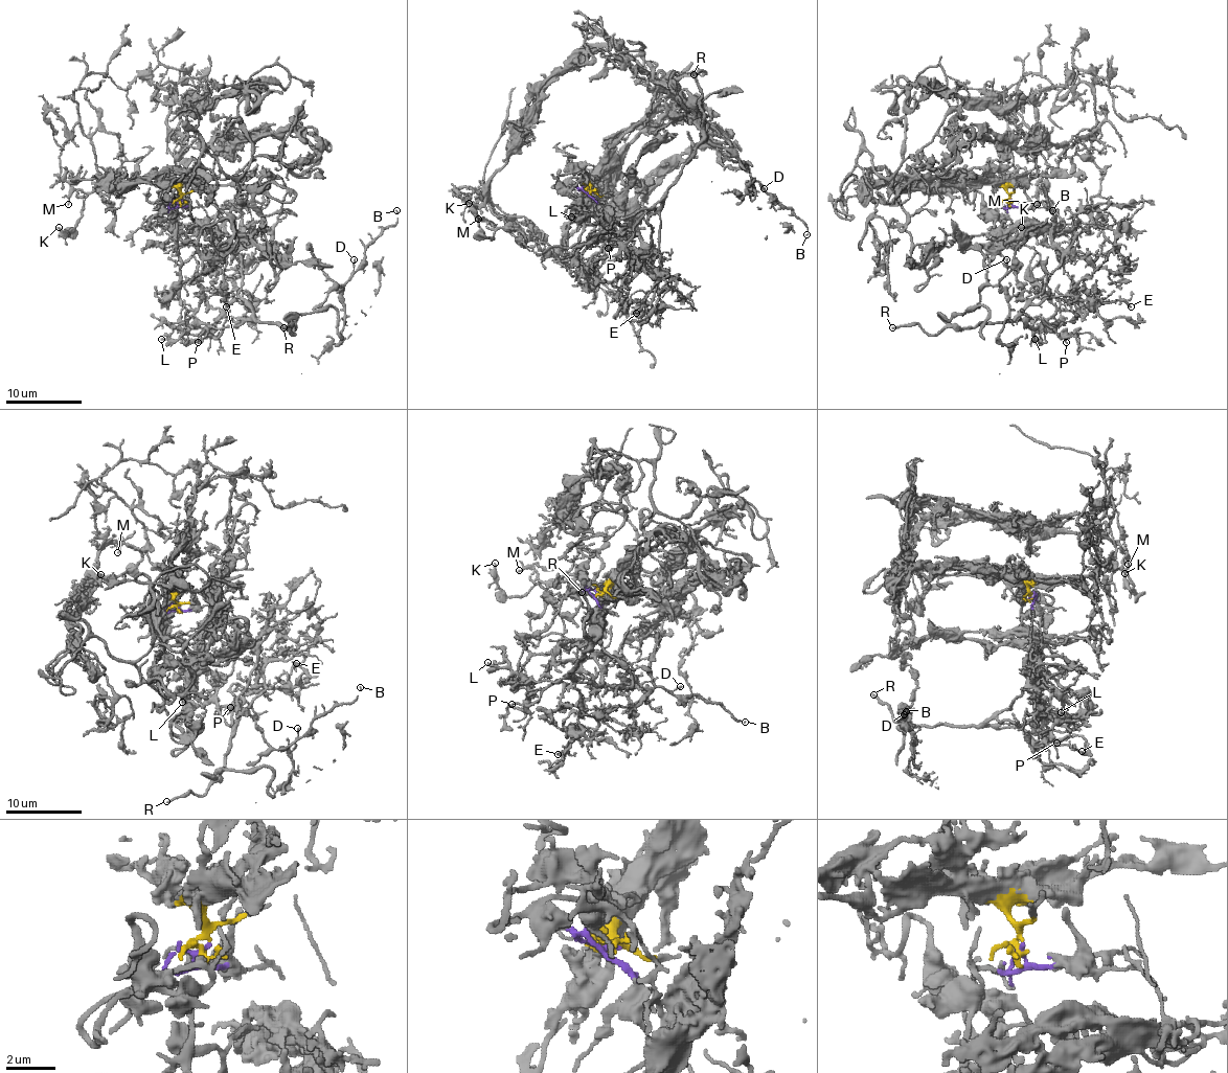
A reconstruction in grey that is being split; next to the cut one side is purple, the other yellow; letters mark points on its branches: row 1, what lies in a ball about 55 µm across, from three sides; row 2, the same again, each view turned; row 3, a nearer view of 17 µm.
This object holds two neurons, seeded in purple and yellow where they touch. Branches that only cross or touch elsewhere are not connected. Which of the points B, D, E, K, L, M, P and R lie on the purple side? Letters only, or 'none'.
B, D, E, L, P, R

